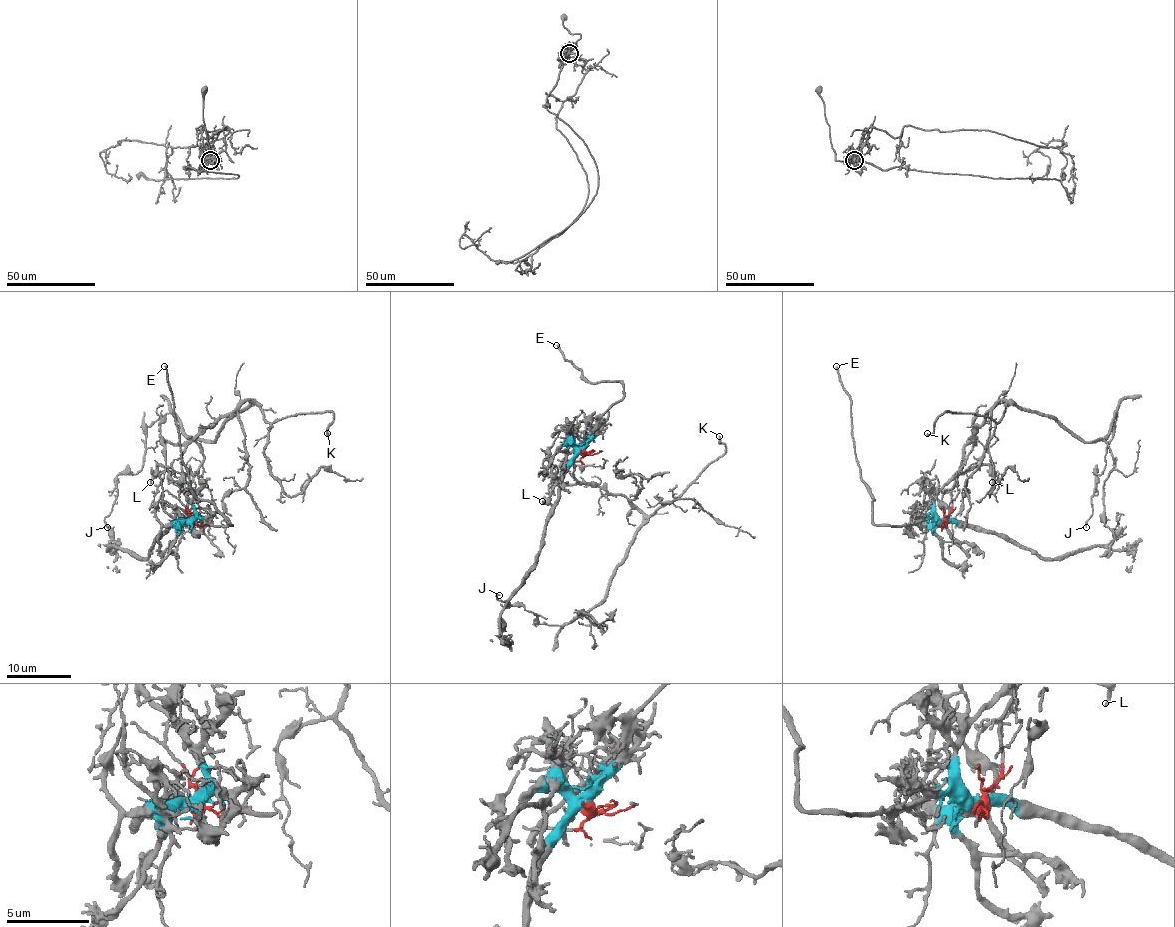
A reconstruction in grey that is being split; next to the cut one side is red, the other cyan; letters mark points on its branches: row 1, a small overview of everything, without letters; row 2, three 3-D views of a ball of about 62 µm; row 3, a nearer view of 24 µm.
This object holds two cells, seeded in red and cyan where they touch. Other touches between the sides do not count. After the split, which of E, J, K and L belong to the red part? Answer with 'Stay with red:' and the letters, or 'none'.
Stay with red: J, K

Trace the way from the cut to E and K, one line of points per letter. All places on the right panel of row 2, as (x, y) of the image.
E: (943, 521), (925, 518), (875, 525), (874, 499), (855, 457), (850, 394), (837, 365)
K: (943, 523), (974, 433), (1004, 401), (998, 422), (945, 412), (927, 433)

